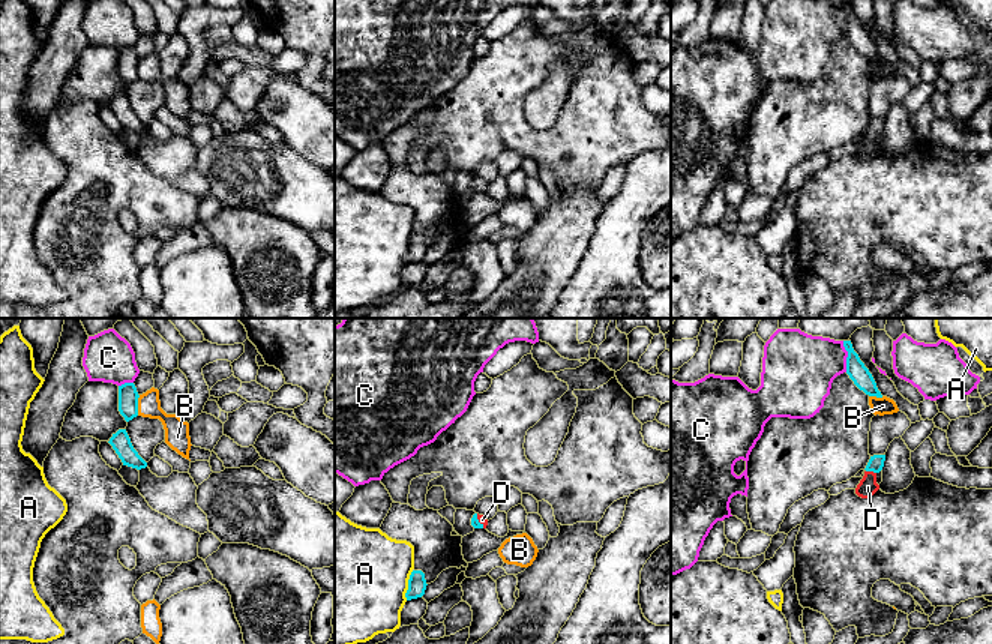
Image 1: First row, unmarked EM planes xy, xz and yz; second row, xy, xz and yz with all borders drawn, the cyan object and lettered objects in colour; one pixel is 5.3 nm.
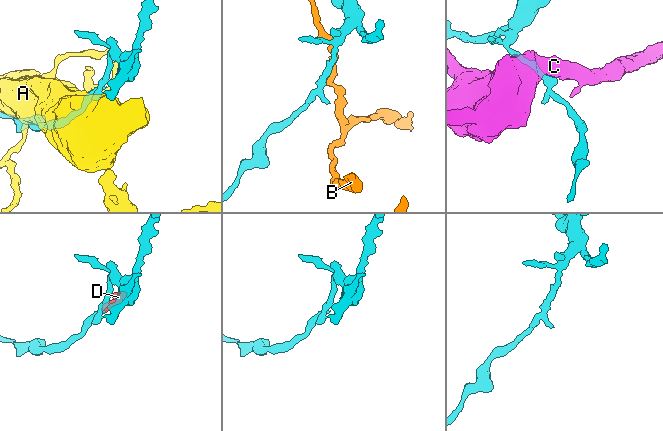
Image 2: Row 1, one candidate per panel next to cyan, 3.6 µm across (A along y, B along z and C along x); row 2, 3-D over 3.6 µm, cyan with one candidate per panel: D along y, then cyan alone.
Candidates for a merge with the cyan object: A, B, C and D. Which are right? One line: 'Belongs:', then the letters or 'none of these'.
Belongs: D

